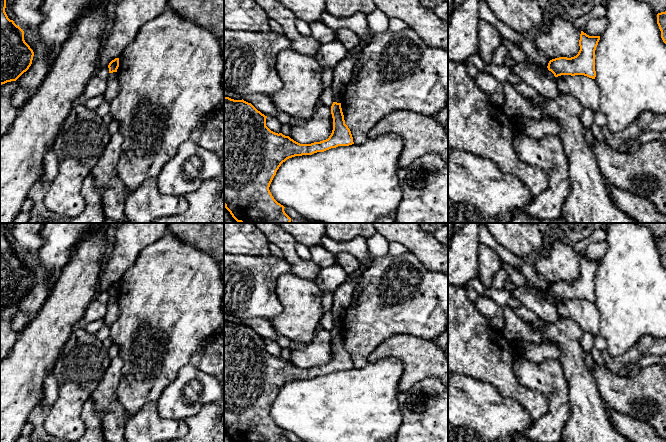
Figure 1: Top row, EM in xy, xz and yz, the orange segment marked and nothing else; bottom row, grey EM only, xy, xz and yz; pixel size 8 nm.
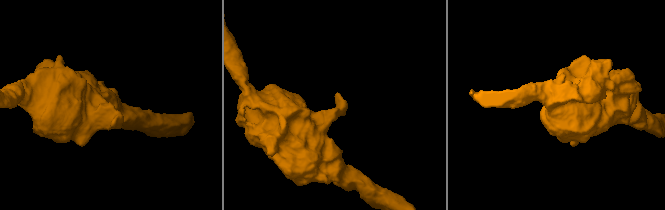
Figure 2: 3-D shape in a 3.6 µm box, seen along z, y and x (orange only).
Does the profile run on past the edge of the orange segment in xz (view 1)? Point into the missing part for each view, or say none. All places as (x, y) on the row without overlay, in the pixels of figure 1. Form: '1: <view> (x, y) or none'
1: none

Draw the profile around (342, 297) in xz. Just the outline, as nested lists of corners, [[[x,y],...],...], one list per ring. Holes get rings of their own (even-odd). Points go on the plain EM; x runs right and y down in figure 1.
[[[358,269],[357,272],[352,274],[351,279],[342,283],[333,294],[331,310],[333,313],[334,326],[341,327],[345,311],[352,300],[353,292],[363,273],[364,270]]]

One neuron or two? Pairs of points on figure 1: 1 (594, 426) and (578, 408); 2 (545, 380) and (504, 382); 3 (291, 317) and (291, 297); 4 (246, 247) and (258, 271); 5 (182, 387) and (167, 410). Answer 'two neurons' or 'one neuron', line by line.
1: one neuron
2: two neurons
3: one neuron
4: two neurons
5: one neuron

